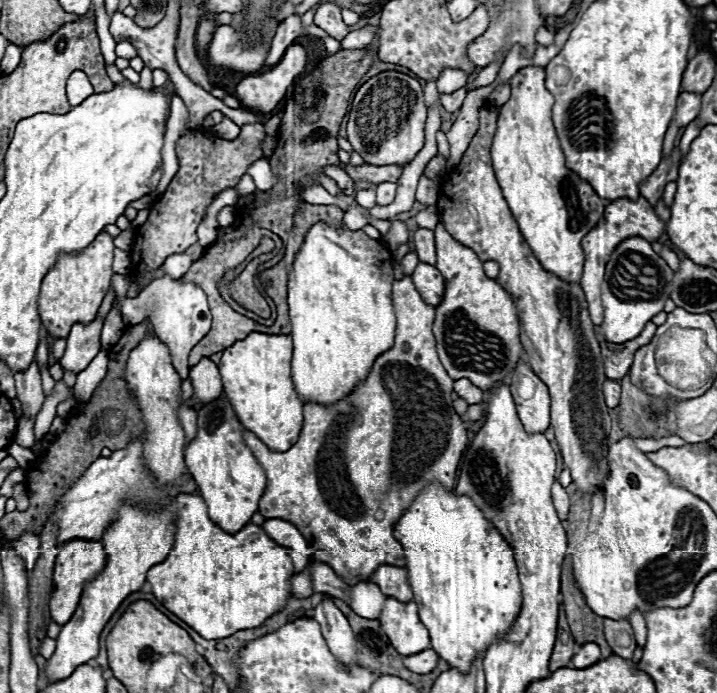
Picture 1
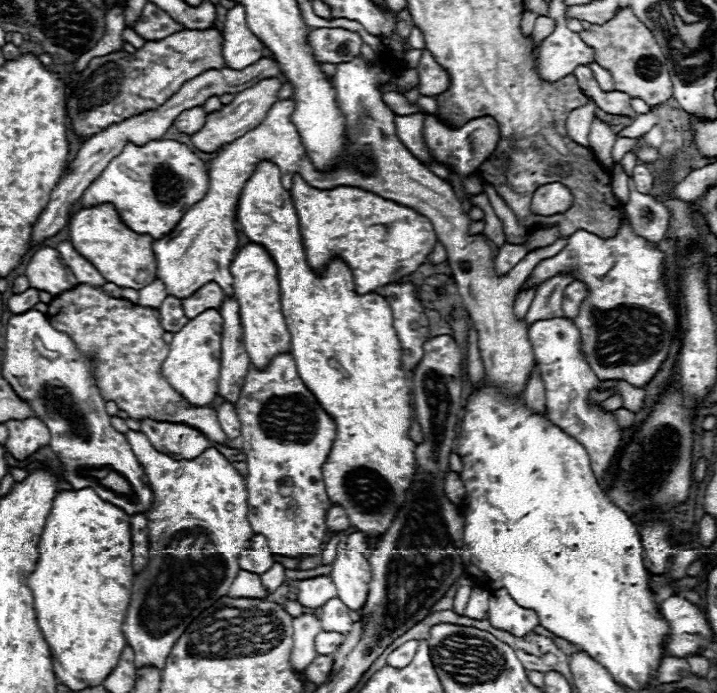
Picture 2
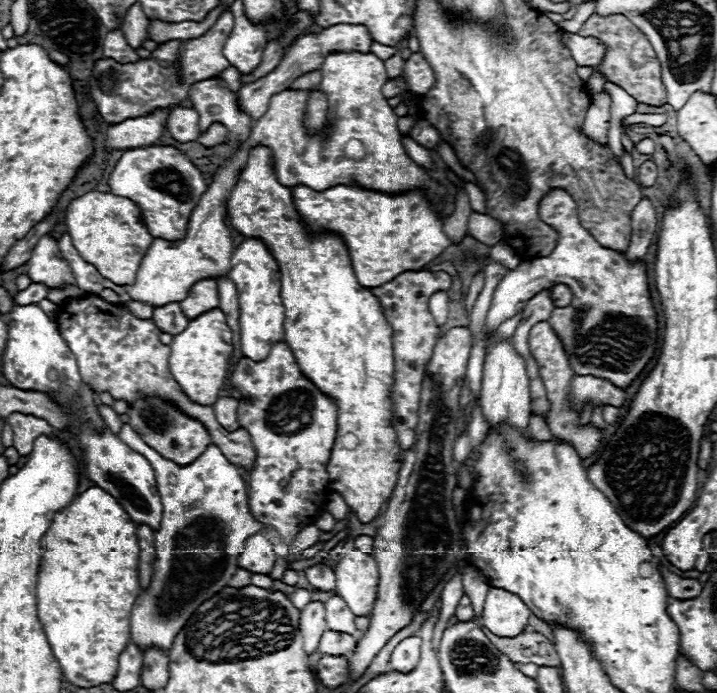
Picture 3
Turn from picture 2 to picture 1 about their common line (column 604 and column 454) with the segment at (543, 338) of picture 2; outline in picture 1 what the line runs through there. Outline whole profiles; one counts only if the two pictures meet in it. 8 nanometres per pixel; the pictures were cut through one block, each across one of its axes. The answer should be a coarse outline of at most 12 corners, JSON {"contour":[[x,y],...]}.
{"contour":[[394,282],[394,346],[272,452],[258,512],[346,584],[468,444],[434,306]]}

